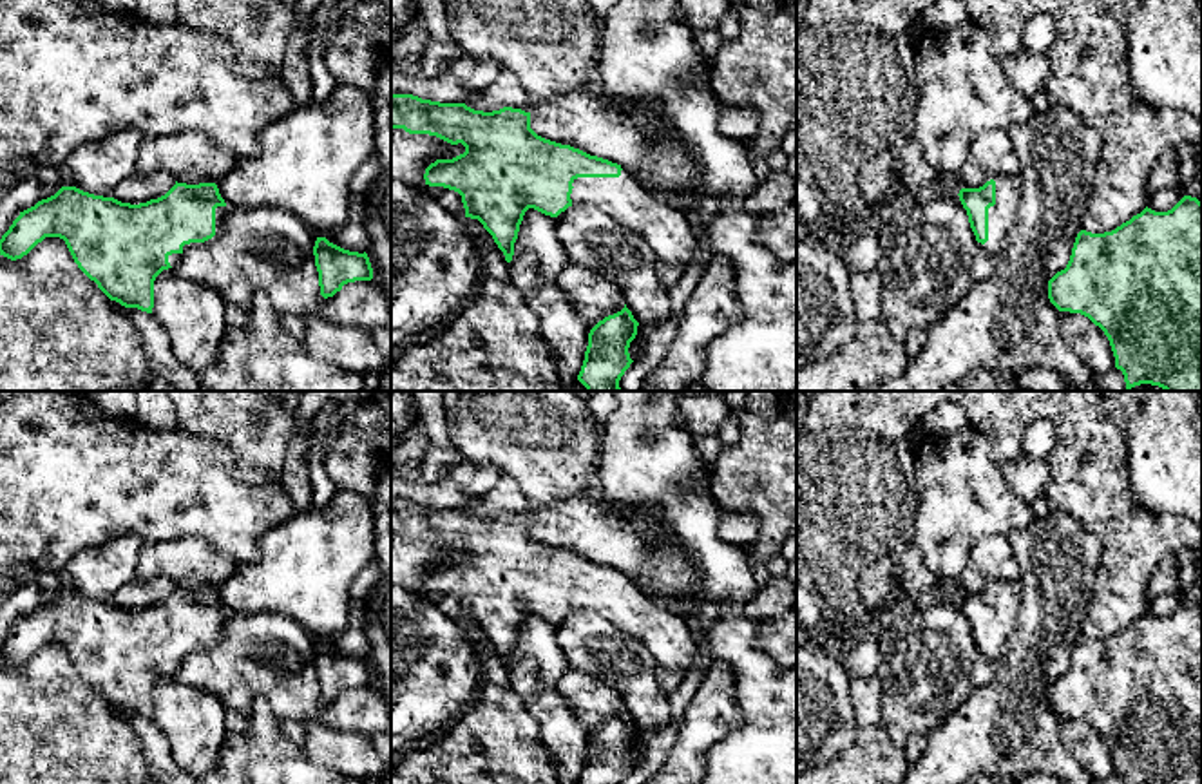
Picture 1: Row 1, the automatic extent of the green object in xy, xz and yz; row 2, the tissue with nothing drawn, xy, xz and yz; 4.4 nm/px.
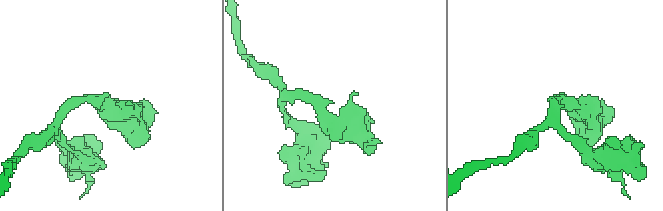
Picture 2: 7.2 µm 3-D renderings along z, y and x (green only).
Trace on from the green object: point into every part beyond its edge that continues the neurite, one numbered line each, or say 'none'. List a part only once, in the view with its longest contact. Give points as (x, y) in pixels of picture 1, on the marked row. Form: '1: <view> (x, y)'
1: xz (625, 200)

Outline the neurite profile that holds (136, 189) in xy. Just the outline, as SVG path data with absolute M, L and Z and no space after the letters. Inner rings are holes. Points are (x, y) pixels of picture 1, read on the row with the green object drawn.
M168 172L132 174L123 179L112 192L112 197L121 203L139 205L165 196L176 179Z

